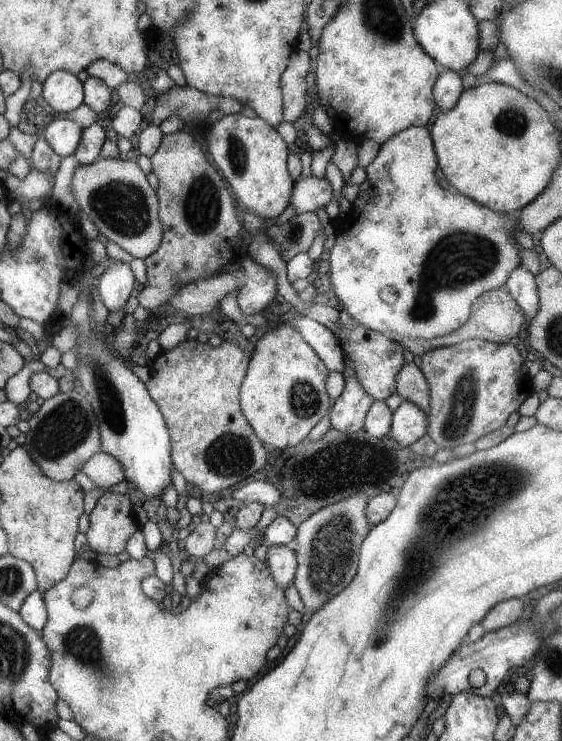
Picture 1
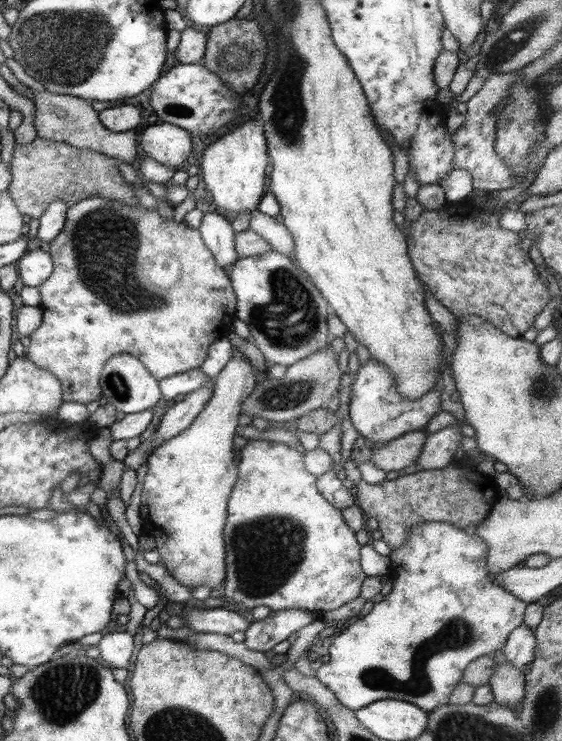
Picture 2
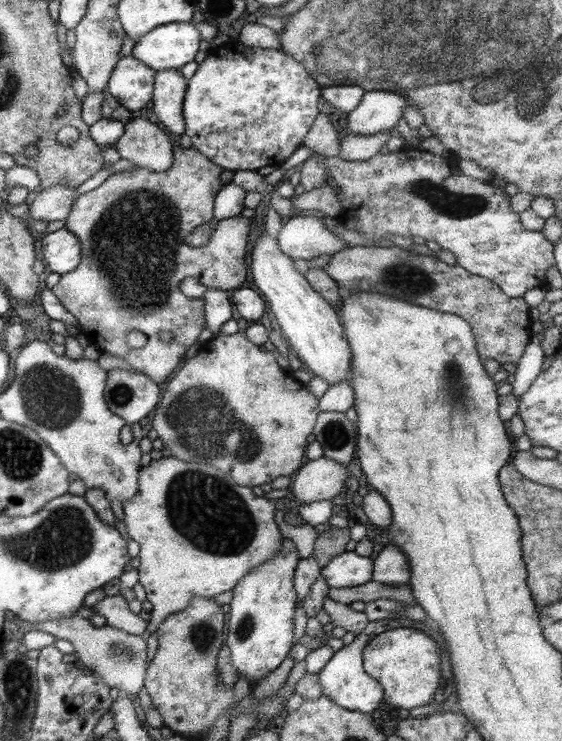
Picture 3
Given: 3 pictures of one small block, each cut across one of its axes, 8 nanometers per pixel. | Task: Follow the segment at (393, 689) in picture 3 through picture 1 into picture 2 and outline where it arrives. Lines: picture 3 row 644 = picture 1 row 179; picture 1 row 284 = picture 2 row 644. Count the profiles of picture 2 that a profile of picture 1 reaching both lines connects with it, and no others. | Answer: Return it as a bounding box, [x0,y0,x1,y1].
[314,521,528,713]

